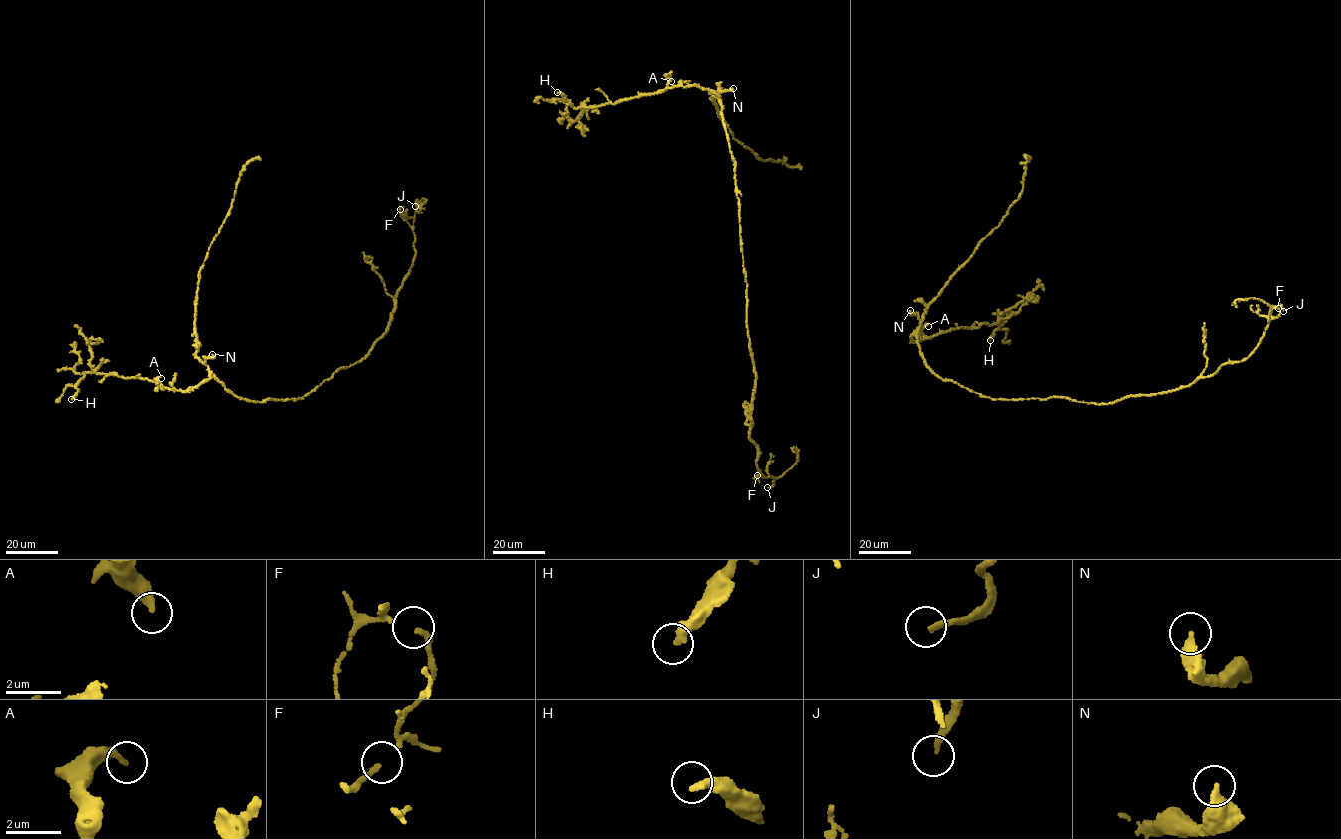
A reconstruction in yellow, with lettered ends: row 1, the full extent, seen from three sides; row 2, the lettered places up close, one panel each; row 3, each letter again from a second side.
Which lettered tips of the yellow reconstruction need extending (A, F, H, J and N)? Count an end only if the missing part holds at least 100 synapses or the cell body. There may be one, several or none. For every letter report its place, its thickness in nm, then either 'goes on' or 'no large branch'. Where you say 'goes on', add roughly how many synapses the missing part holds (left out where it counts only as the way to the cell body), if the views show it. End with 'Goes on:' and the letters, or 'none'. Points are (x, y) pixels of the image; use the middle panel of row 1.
A: at (671, 81); 360 nm thick; no large branch
F: at (757, 475); 140 nm thick; no large branch
H: at (557, 92); 360 nm thick; no large branch
J: at (767, 487); 240 nm thick; goes on
N: at (733, 88); 360 nm thick; no large branch
Goes on: J

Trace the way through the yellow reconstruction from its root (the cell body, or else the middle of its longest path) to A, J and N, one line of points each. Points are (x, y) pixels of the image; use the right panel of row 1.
A: (1001, 398), (980, 396), (932, 373), (923, 359), (917, 331), (911, 339), (929, 337), (921, 331), (928, 326)
J: (1001, 398), (1107, 404), (1175, 391), (1243, 361), (1259, 343), (1269, 311), (1279, 304), (1283, 311)
N: (1001, 398), (980, 396), (932, 373), (927, 367), (917, 337), (920, 318), (910, 310)

